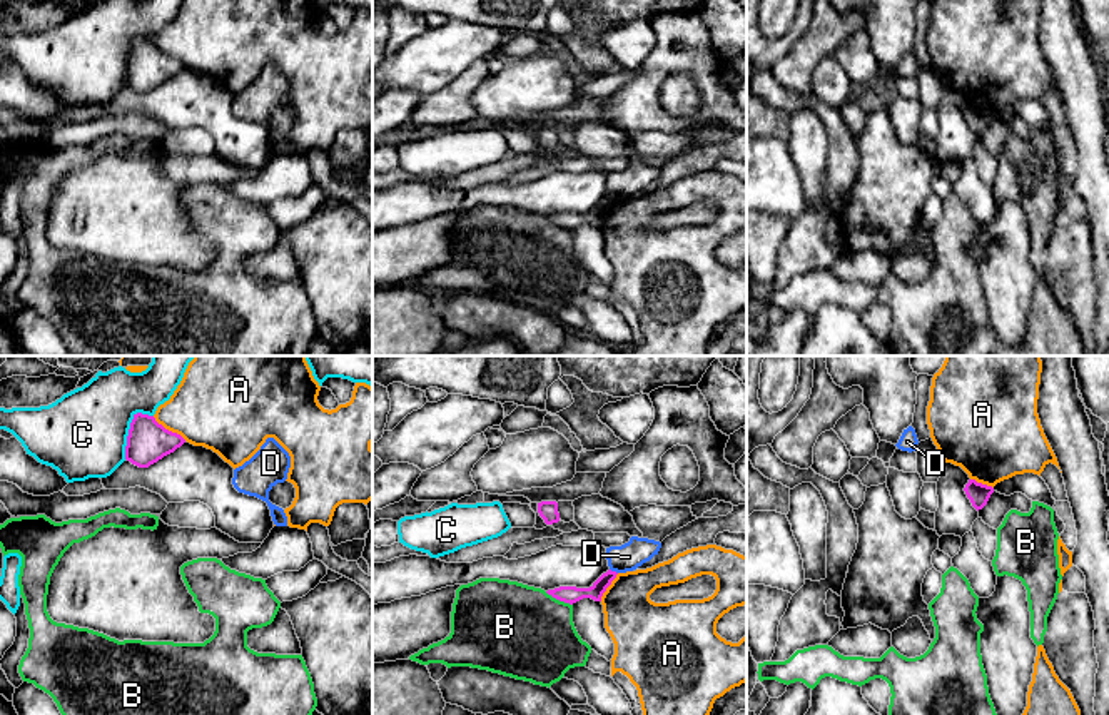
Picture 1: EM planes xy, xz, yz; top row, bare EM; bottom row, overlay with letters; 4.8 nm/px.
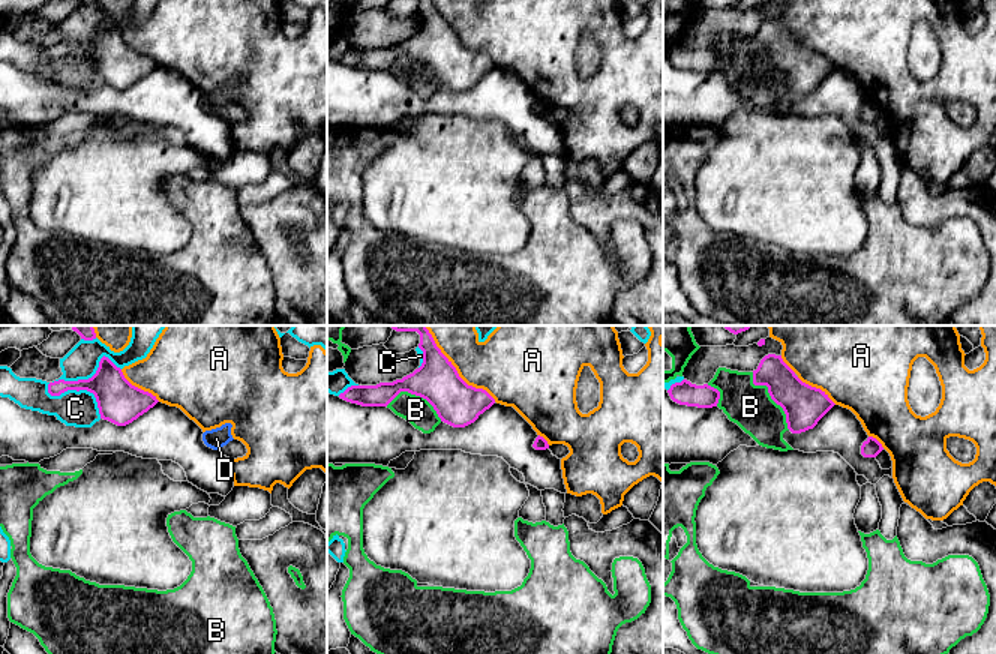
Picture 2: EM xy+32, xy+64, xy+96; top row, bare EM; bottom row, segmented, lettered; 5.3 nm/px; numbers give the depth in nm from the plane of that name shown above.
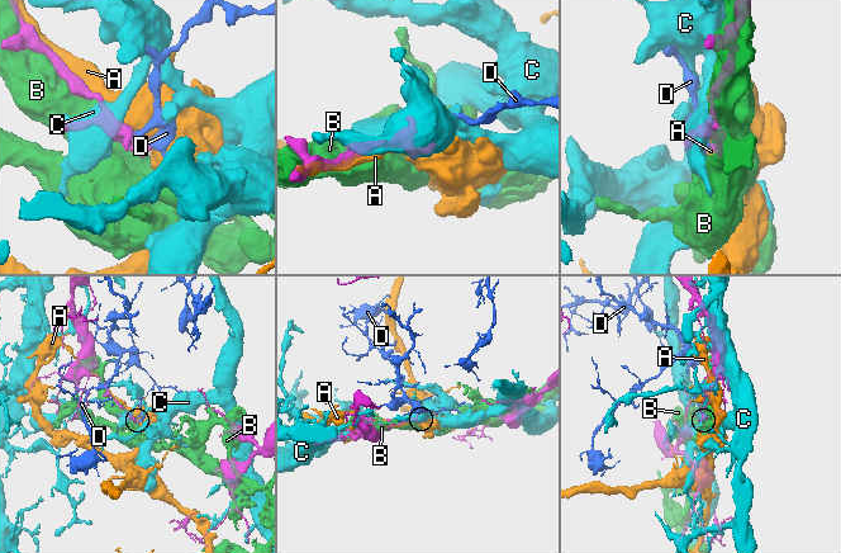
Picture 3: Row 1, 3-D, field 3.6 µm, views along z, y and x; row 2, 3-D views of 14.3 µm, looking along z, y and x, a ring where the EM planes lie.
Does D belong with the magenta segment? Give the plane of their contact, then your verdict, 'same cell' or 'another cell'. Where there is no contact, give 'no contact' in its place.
contact in xz; another cell

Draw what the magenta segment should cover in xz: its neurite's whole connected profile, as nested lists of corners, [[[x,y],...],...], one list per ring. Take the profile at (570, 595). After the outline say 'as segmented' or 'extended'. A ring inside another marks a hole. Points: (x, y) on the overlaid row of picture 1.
[[[608,570],[603,573],[590,588],[576,588],[576,586],[560,586],[554,590],[548,590],[546,593],[553,598],[565,601],[565,603],[576,603],[583,598],[591,598],[595,601],[601,601],[603,593],[616,578],[616,571]]] | as segmented

